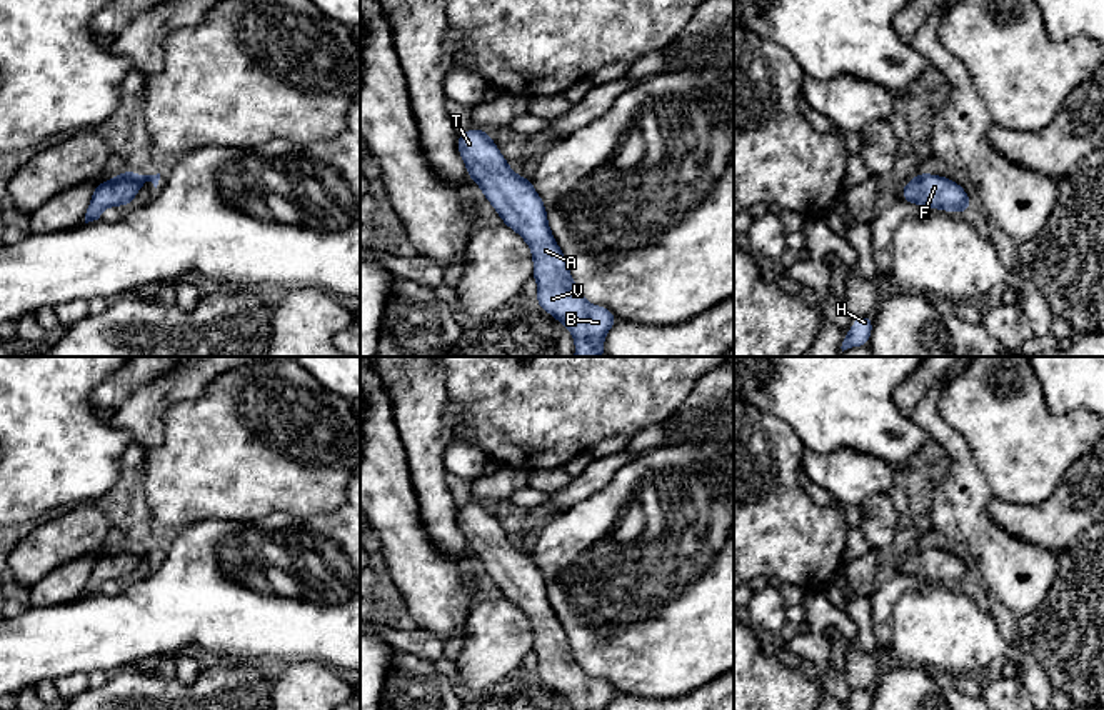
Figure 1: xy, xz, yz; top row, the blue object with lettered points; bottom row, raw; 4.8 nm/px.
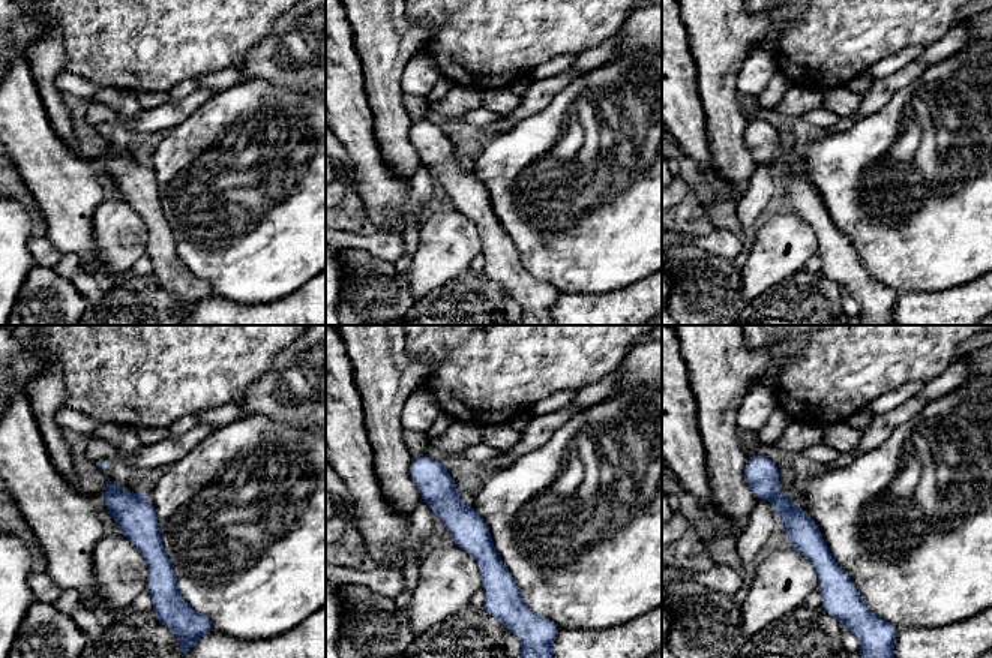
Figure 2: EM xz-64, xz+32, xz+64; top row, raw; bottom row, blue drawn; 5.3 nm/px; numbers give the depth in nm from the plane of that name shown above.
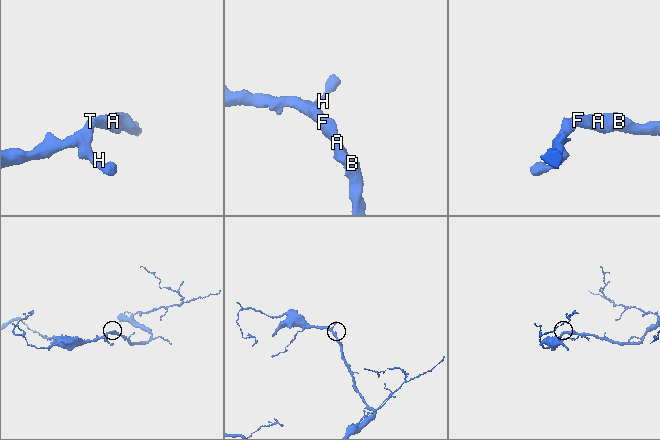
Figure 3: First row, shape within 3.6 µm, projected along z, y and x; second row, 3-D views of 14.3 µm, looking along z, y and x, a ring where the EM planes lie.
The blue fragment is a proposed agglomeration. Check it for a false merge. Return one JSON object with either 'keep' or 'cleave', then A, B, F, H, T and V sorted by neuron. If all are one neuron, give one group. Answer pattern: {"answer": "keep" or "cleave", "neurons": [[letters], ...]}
{"answer": "keep", "neurons": [["A", "B", "F", "H", "T", "V"]]}

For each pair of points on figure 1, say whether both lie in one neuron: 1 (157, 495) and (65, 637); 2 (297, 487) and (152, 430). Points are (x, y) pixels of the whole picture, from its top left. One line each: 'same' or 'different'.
1: different
2: different

